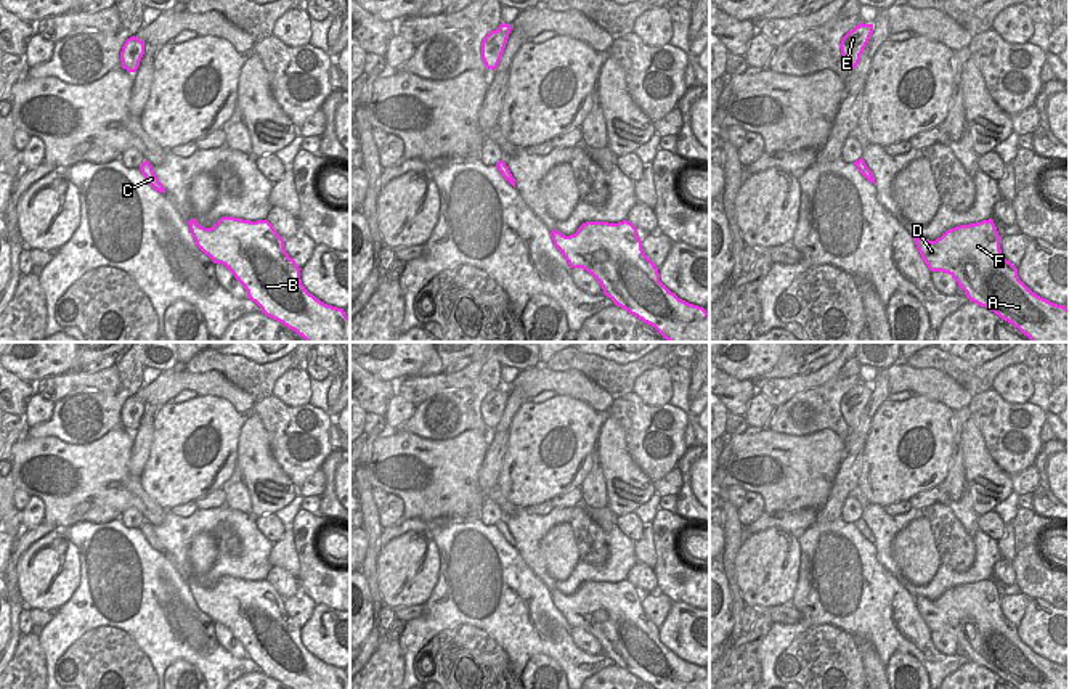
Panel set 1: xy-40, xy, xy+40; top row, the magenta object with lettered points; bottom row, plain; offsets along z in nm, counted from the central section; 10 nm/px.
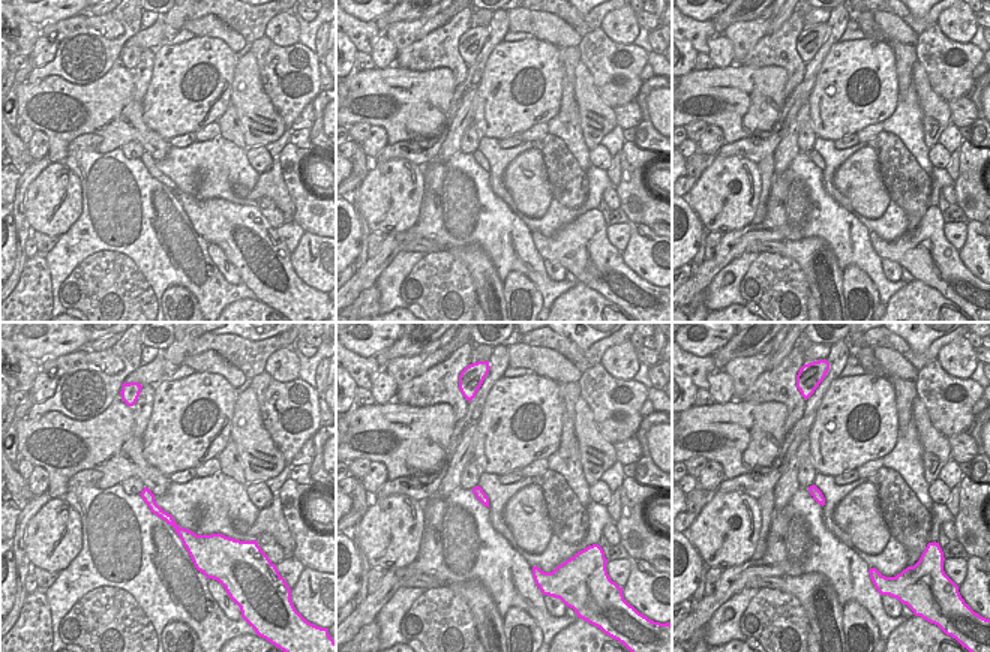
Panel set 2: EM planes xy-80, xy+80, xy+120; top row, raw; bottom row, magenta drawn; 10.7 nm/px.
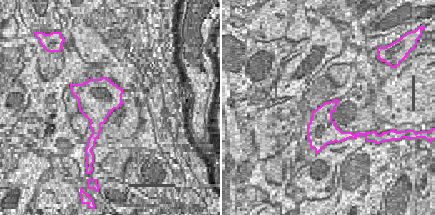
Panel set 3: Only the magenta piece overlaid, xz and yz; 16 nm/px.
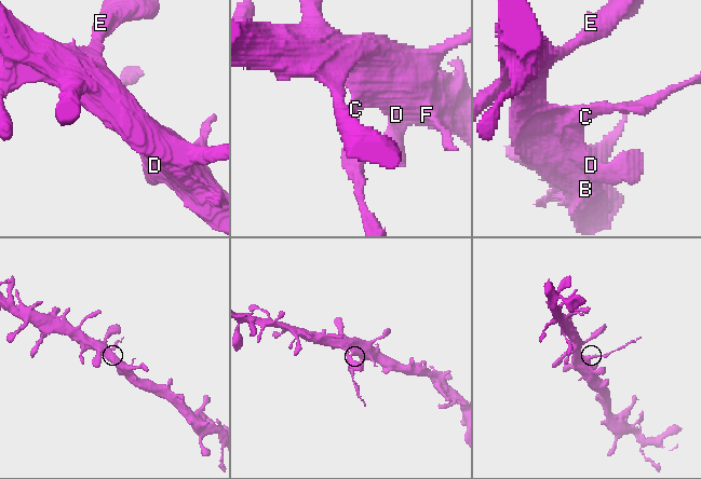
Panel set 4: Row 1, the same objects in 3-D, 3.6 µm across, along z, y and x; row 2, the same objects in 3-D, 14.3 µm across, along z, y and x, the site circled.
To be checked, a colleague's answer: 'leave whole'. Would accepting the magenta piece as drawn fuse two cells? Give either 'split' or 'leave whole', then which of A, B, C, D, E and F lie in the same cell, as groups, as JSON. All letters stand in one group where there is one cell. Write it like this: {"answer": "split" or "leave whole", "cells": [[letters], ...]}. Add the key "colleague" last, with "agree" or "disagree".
{"answer": "leave whole", "cells": [["A", "B", "C", "D", "E", "F"]], "colleague": "agree"}

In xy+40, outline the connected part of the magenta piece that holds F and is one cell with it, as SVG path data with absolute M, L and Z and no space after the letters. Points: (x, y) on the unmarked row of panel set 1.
M992 578L947 589L936 601L913 597L931 631L949 633L966 657L1018 689L1069 689L1069 670L1032 652L1005 618Z

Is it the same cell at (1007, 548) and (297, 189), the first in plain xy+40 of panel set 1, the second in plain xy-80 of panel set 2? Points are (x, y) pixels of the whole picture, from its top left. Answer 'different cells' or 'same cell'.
different cells

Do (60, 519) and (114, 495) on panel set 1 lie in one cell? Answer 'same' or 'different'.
same

